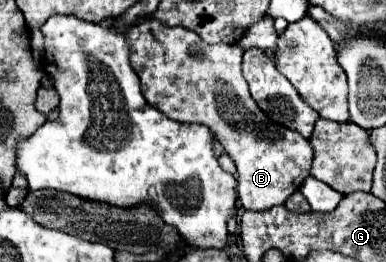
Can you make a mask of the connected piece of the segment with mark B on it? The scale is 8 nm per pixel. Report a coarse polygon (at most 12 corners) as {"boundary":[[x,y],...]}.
{"boundary":[[126,34],[146,102],[208,126],[244,210],[284,204],[312,146],[252,100],[240,44]]}

